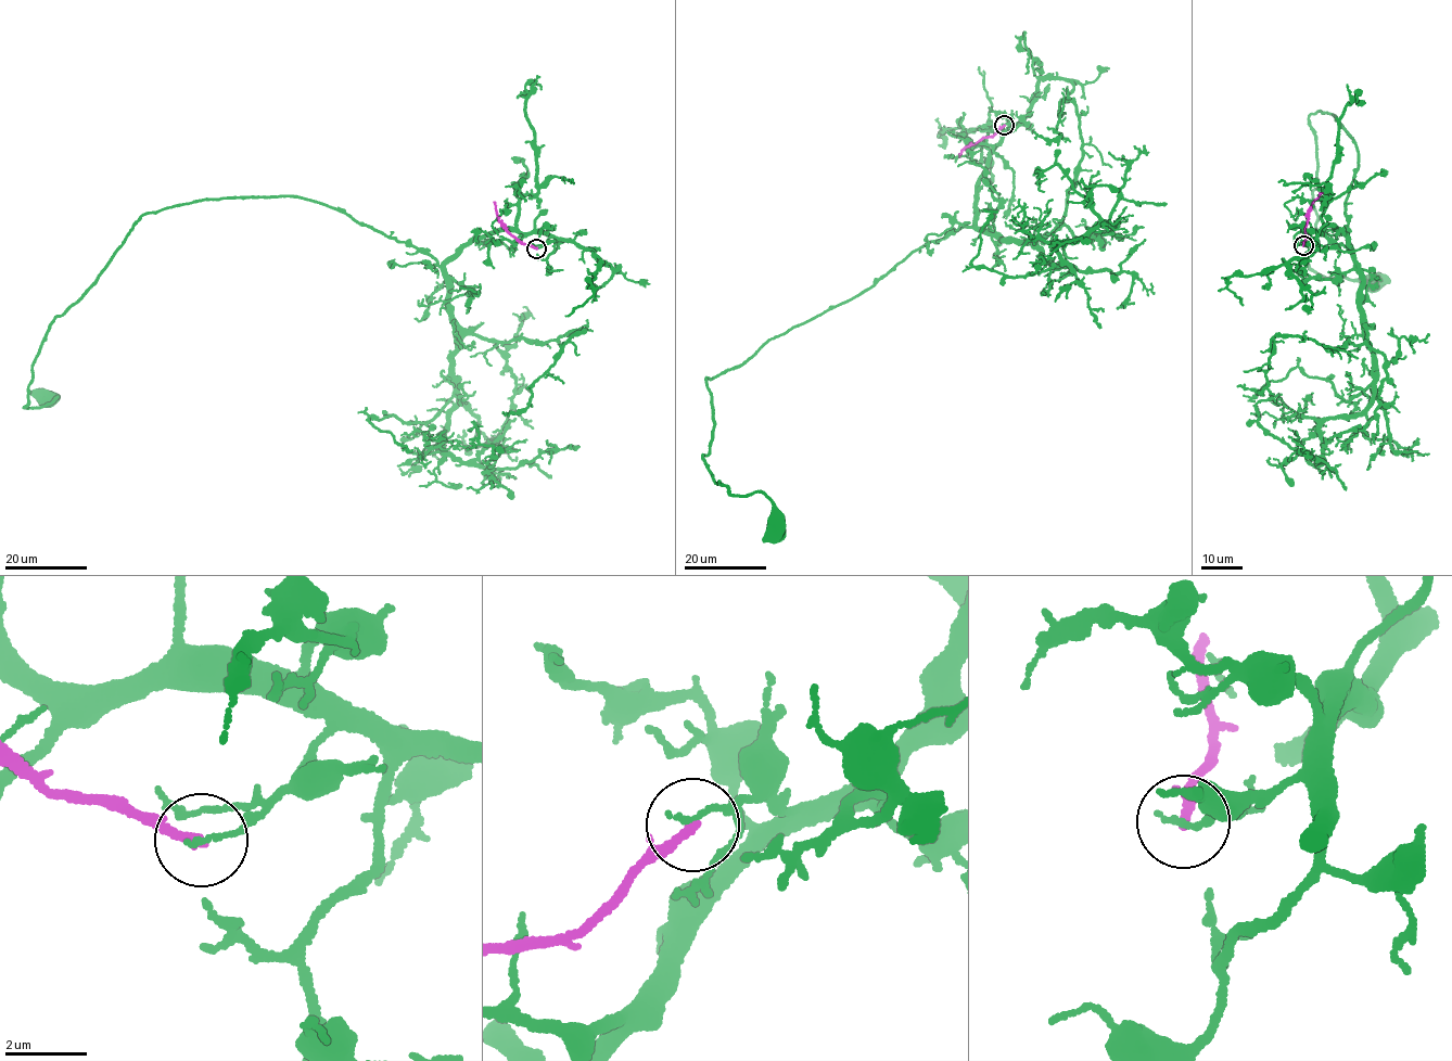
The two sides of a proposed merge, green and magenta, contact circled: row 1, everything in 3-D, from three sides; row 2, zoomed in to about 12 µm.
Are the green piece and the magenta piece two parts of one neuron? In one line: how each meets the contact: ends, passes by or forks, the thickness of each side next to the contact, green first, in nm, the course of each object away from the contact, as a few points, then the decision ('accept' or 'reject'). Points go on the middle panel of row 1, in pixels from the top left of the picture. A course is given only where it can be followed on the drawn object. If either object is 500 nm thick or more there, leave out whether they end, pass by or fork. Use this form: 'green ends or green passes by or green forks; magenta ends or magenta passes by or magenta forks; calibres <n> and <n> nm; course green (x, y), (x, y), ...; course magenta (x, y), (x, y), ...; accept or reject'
green ends; magenta ends; calibres 140 and 240 nm; course green (1004, 125), (972, 228), (705, 379), (715, 423), (703, 459), (730, 494), (761, 490), (775, 529); course magenta (1004, 125), (993, 136), (965, 148), (959, 157); reject

